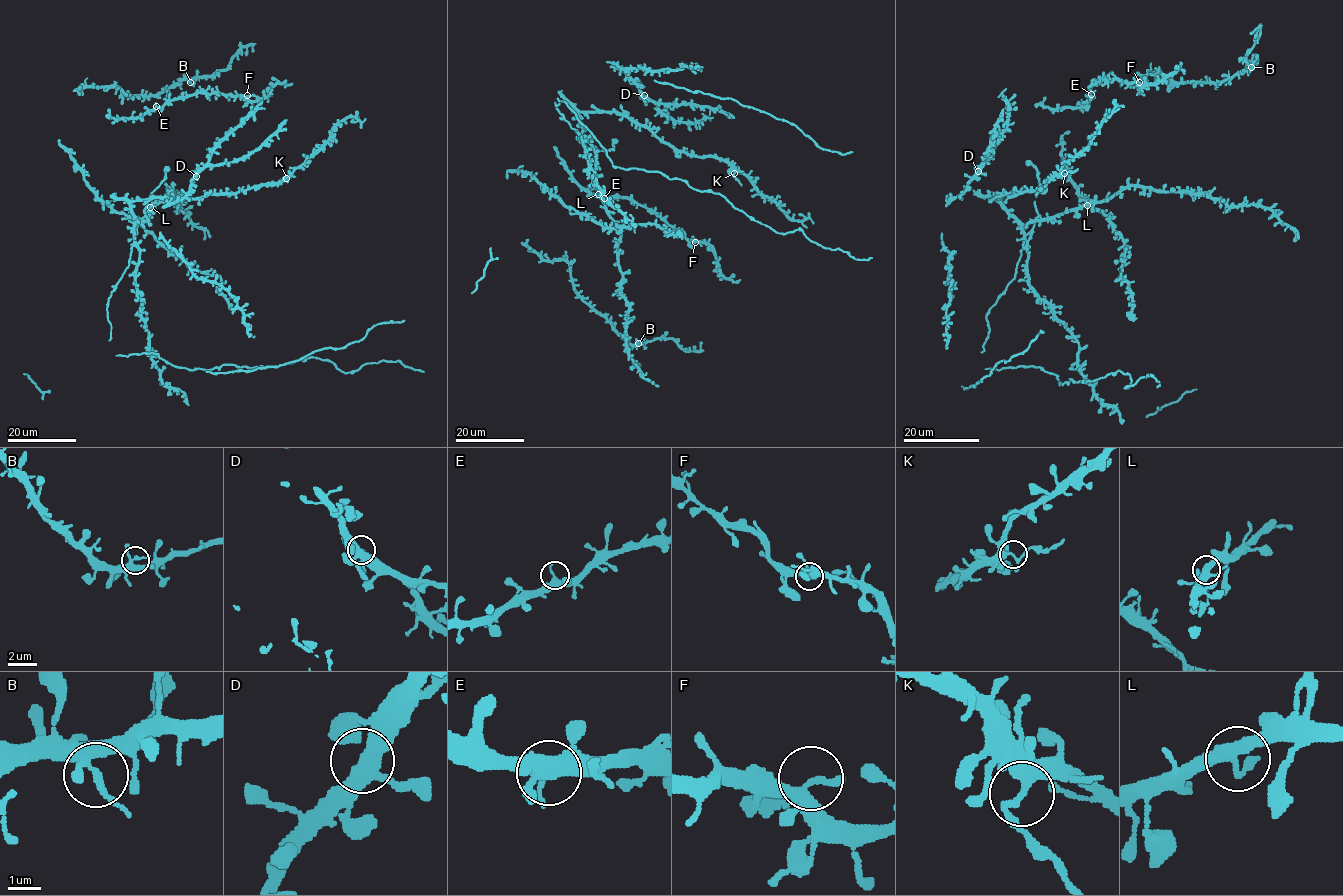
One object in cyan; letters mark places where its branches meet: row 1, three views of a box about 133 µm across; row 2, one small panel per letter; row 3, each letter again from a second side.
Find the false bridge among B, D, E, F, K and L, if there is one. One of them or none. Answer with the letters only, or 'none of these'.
K

